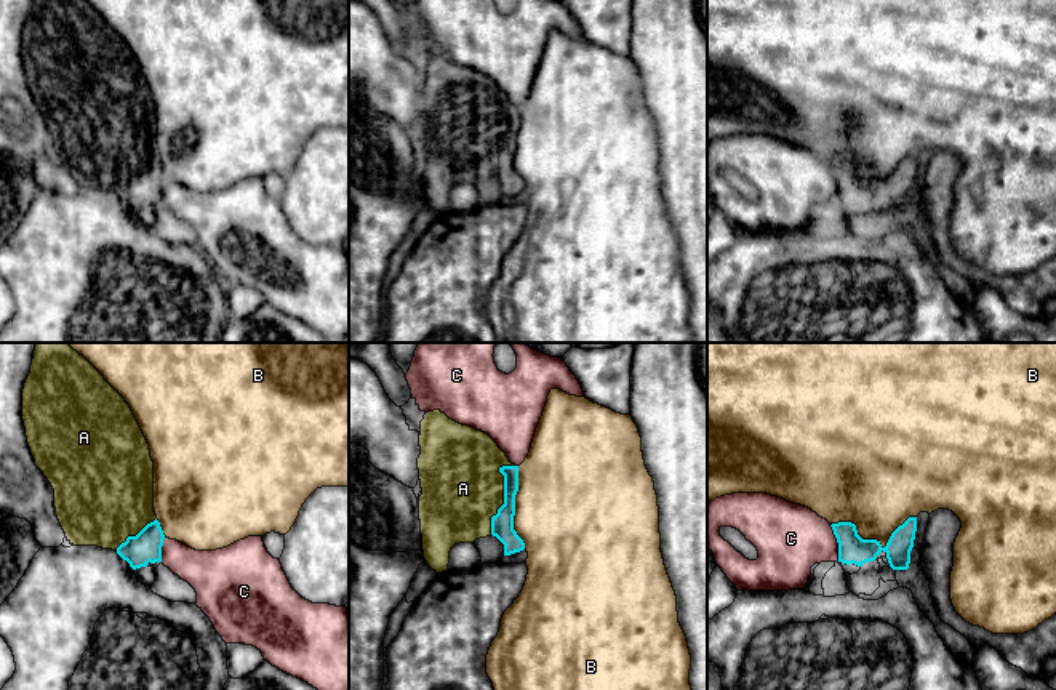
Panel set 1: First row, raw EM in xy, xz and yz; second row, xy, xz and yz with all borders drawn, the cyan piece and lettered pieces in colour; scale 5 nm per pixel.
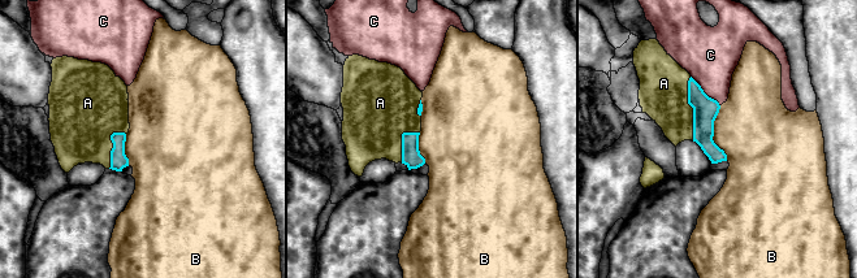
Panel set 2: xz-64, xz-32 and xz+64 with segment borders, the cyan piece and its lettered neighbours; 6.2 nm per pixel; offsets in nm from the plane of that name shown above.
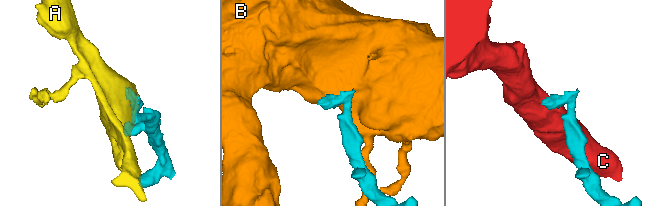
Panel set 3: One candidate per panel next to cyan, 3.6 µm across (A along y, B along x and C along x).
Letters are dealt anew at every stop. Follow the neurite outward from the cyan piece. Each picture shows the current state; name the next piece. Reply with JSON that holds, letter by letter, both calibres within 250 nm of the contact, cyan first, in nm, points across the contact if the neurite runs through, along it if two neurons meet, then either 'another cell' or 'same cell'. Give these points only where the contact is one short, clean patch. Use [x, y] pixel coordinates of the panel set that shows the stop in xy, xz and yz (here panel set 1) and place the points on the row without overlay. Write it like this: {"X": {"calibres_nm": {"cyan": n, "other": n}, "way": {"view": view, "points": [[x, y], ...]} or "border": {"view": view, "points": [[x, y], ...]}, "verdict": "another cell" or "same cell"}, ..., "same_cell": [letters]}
{"A": {"calibres_nm": {"cyan": 110, "other": 400}, "verdict": "same cell"}, "B": {"calibres_nm": {"cyan": 140, "other": 420}, "verdict": "another cell"}, "C": {"calibres_nm": {"cyan": 140, "other": 340}, "verdict": "another cell"}, "same_cell": ["A"]}

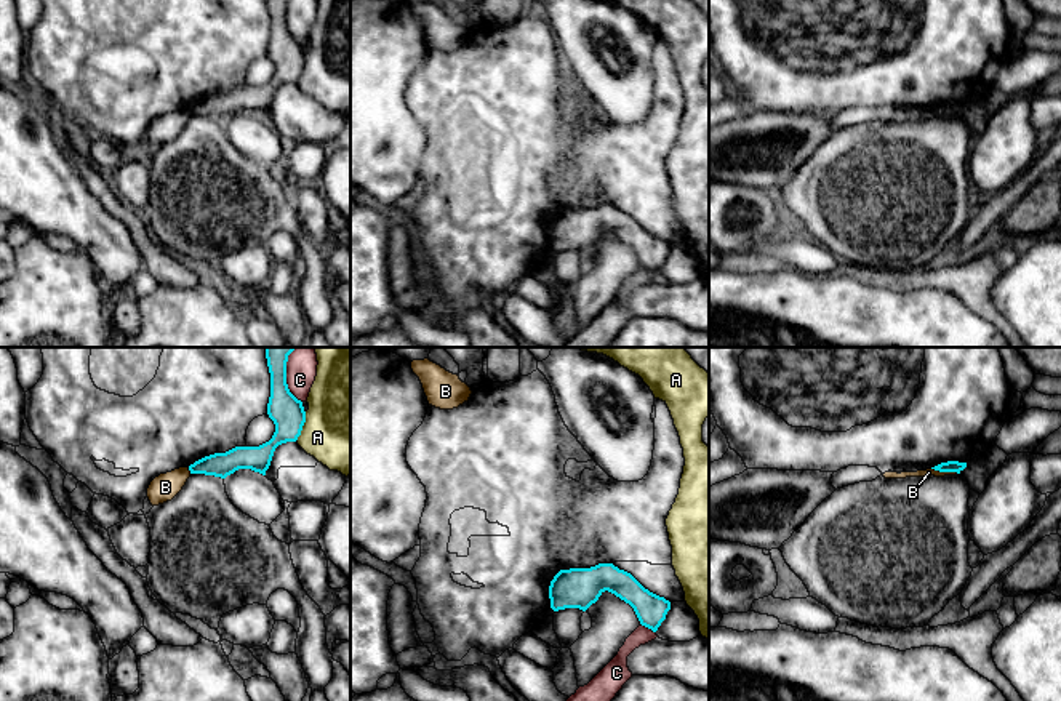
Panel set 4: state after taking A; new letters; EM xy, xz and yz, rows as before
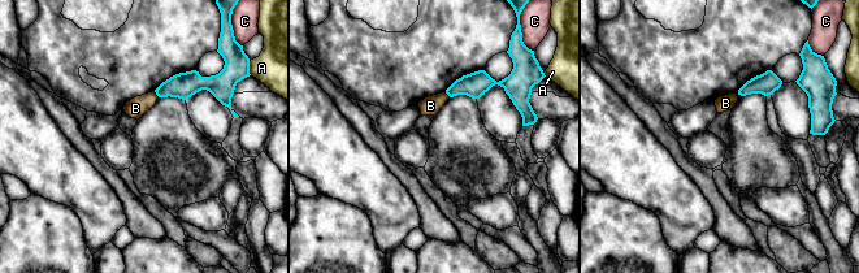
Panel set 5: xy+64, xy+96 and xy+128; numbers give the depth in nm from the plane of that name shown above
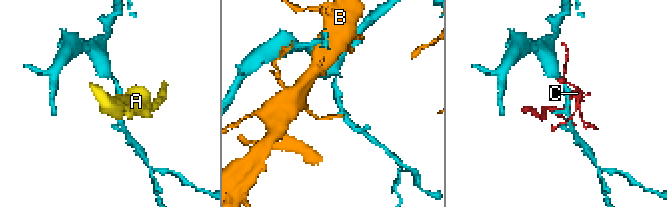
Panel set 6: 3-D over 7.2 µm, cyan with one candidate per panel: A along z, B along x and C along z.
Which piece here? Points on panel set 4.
{"A": {"calibres_nm": {"cyan": 170, "other": 460}, "border": {"view": "xy", "points": [[306, 53], [301, 76], [295, 82]]}, "verdict": "another cell"}, "B": {"calibres_nm": {"cyan": 60, "other": 50}, "verdict": "another cell"}, "C": {"calibres_nm": {"cyan": 170, "other": 150}, "verdict": "another cell"}, "same_cell": []}

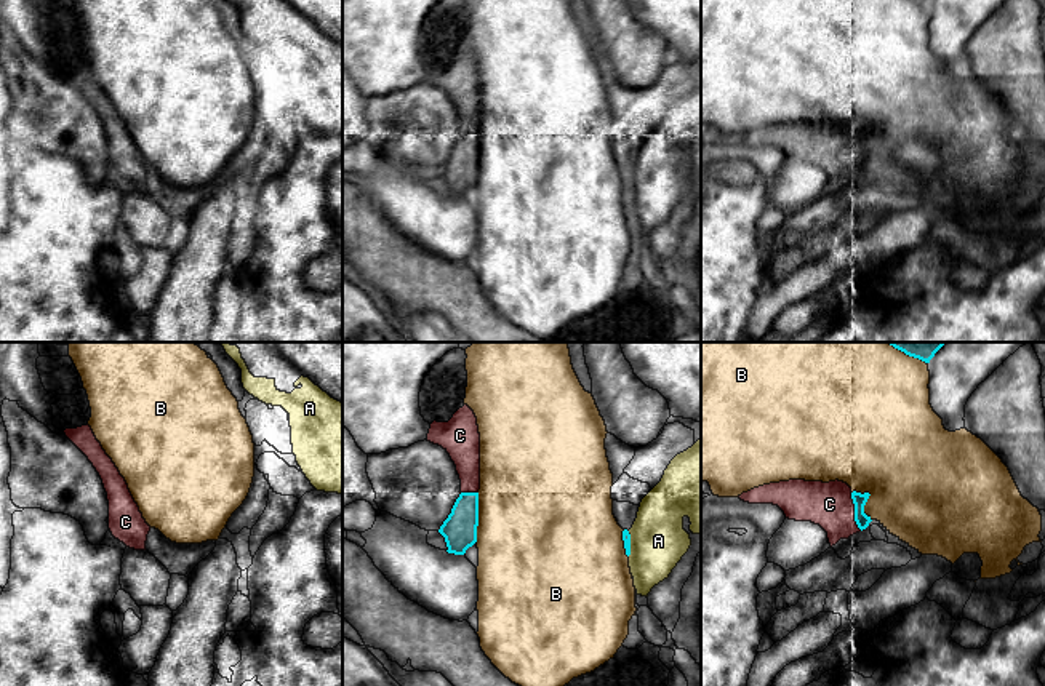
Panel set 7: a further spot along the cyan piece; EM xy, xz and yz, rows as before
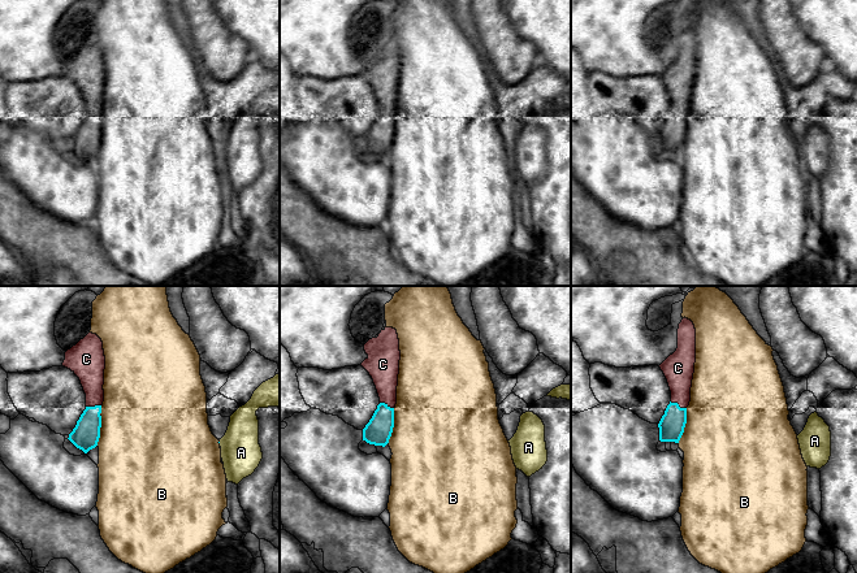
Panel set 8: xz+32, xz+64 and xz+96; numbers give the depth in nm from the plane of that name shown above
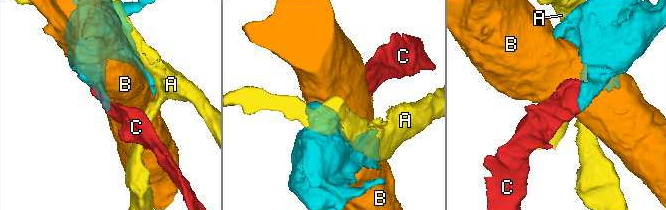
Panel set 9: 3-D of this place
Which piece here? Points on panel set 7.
{"A": {"calibres_nm": {"cyan": 50, "other": 280}, "verdict": "another cell"}, "B": {"calibres_nm": {"cyan": 180, "other": 500}, "verdict": "another cell"}, "C": {"calibres_nm": {"cyan": 70, "other": 220}, "verdict": "same cell"}, "same_cell": ["C"]}

